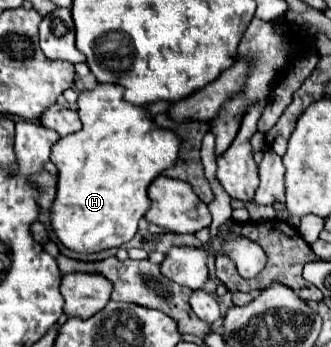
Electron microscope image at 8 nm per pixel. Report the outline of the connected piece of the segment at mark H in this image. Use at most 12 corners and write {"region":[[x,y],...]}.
{"region":[[123,87],[81,91],[53,147],[51,223],[81,253],[133,239],[179,159]]}

